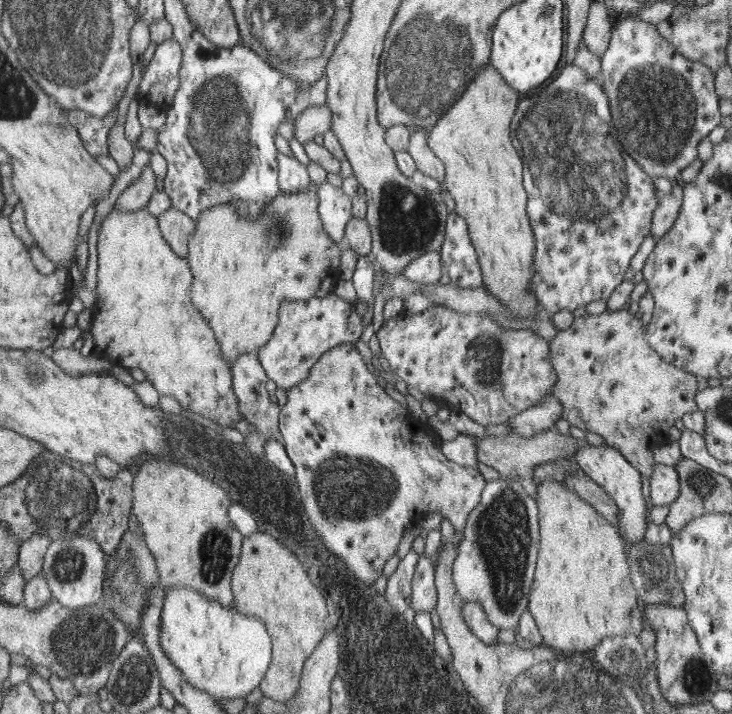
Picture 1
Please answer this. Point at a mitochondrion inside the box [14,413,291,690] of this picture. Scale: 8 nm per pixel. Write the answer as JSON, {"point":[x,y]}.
{"point":[80,647]}

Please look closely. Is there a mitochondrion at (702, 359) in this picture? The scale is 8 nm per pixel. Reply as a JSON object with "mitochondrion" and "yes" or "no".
{"mitochondrion":"no"}

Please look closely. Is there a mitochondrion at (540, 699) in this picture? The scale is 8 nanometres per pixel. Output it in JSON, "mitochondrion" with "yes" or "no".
{"mitochondrion":"yes"}

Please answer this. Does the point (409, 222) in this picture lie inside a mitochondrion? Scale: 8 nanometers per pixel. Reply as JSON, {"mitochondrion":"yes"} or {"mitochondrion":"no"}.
{"mitochondrion":"yes"}

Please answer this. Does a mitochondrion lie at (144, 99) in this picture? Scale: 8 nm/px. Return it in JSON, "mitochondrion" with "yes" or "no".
{"mitochondrion":"no"}

